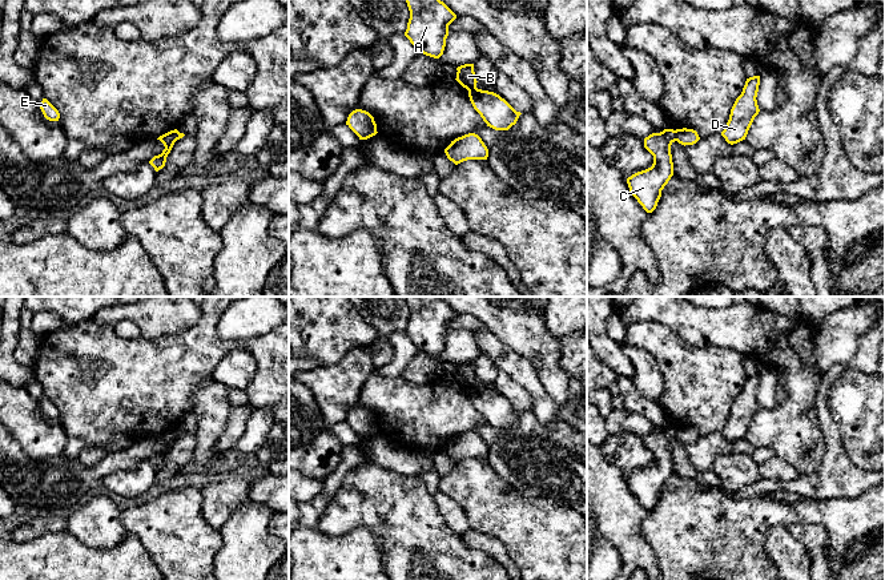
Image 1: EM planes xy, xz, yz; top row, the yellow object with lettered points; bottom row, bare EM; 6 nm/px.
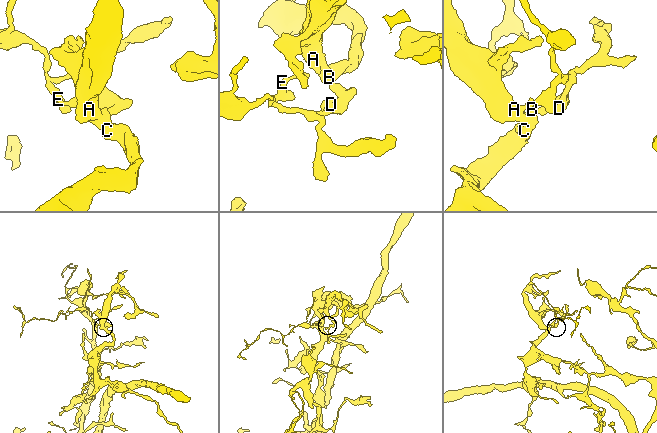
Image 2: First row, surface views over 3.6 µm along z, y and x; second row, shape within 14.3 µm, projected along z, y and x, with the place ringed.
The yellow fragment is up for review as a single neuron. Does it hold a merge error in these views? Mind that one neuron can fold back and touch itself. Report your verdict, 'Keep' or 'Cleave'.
Cleave

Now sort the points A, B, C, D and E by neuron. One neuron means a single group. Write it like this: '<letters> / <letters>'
A B C / D E

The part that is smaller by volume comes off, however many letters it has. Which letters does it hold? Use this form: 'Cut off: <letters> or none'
Cut off: D, E

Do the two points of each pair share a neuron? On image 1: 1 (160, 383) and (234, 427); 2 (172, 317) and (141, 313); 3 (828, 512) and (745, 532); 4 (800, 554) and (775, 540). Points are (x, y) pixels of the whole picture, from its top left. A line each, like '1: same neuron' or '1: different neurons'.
1: different neurons
2: same neuron
3: same neuron
4: same neuron

